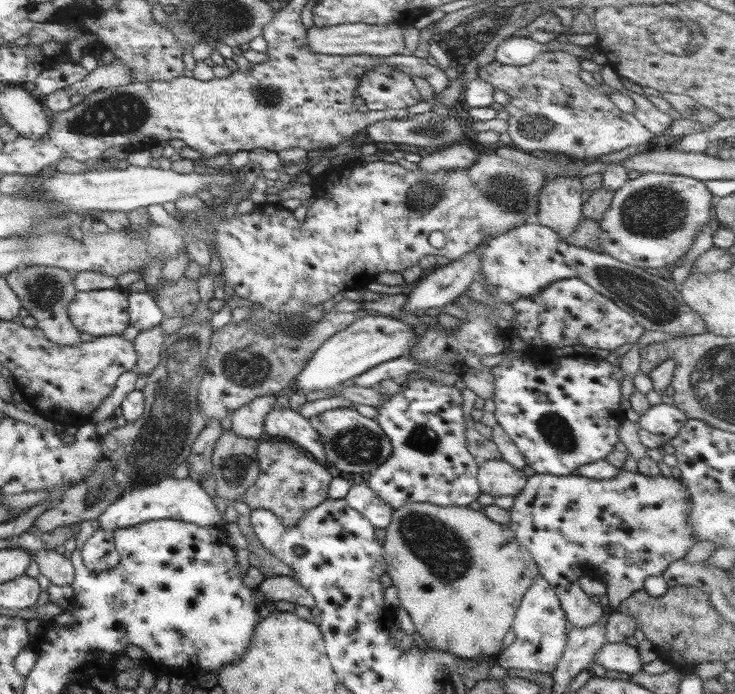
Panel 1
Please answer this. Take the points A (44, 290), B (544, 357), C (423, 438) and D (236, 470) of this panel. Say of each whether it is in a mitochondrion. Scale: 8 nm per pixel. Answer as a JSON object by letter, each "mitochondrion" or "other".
{"A":"mitochondrion","B":"other","C":"mitochondrion","D":"mitochondrion"}

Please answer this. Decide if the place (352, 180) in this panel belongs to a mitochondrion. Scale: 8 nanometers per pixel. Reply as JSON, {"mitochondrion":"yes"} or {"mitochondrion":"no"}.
{"mitochondrion":"no"}

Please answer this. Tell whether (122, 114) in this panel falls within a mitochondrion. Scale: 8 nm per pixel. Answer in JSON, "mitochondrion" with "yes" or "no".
{"mitochondrion":"yes"}

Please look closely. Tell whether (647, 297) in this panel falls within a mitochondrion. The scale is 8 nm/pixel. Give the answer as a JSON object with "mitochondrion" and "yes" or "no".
{"mitochondrion":"yes"}

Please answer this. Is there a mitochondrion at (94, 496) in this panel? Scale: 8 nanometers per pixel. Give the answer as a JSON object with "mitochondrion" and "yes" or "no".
{"mitochondrion":"yes"}

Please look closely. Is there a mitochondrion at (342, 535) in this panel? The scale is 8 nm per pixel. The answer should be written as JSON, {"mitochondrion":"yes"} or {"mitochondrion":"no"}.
{"mitochondrion":"no"}

